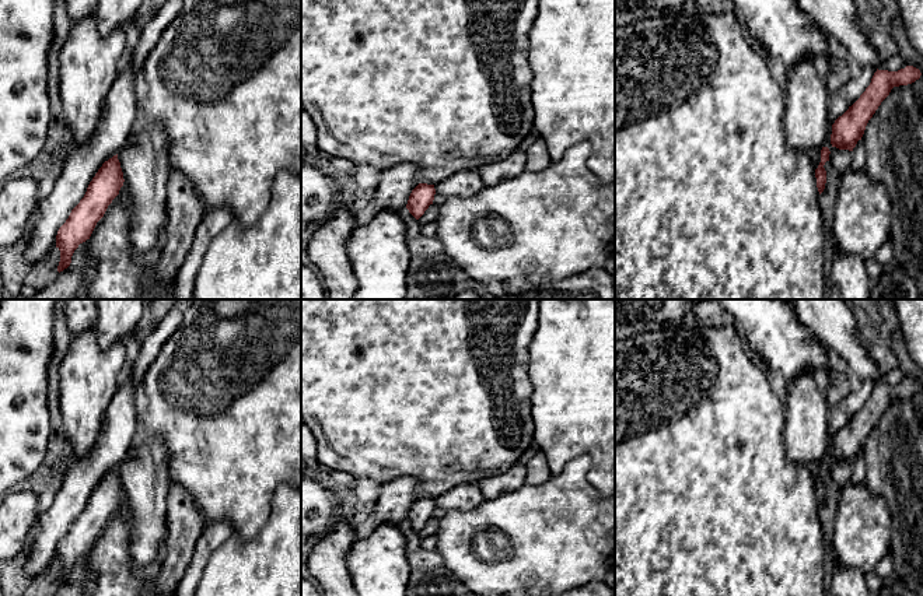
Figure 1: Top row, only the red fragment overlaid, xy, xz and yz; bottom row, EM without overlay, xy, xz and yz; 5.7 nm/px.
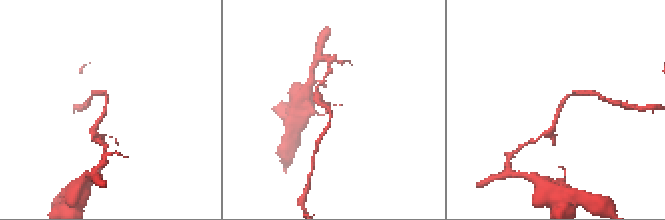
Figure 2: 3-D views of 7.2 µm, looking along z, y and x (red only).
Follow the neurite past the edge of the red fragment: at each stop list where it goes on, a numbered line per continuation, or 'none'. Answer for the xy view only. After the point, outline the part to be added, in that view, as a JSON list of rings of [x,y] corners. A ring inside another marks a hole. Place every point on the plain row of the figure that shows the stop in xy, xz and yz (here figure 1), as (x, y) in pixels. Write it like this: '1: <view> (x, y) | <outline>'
none

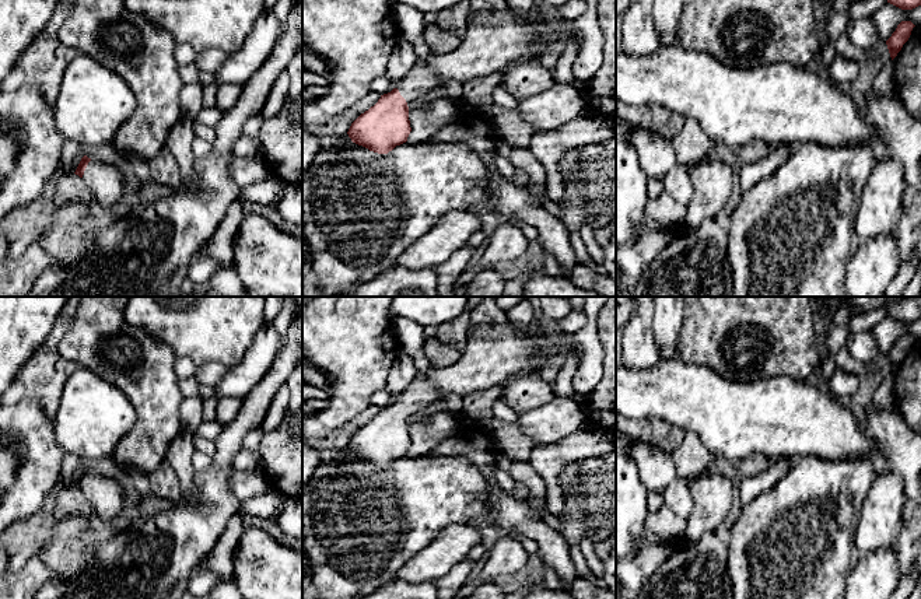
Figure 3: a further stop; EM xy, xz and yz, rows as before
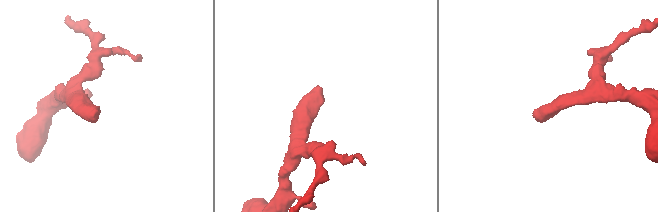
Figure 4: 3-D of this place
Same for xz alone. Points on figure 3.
1: xz (496, 353) | [[[504,318],[476,325],[455,364],[417,372],[396,402],[409,417],[448,395],[463,397],[494,389],[540,372],[553,358],[565,355],[563,336],[553,327],[532,333],[529,327],[519,330]]]

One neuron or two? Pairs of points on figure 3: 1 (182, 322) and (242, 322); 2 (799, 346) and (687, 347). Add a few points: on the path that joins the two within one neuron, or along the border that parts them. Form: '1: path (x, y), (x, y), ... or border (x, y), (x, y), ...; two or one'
1: path (198, 322), (227, 322); one
2: path (771, 329), (759, 321), (738, 319), (715, 333); one

